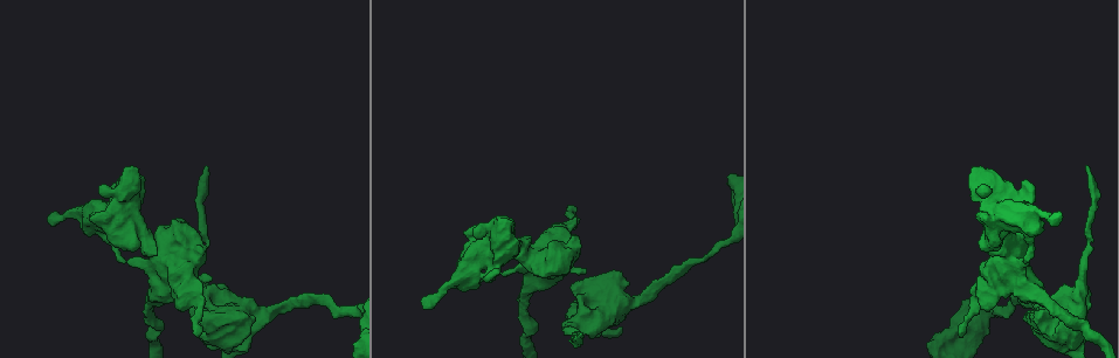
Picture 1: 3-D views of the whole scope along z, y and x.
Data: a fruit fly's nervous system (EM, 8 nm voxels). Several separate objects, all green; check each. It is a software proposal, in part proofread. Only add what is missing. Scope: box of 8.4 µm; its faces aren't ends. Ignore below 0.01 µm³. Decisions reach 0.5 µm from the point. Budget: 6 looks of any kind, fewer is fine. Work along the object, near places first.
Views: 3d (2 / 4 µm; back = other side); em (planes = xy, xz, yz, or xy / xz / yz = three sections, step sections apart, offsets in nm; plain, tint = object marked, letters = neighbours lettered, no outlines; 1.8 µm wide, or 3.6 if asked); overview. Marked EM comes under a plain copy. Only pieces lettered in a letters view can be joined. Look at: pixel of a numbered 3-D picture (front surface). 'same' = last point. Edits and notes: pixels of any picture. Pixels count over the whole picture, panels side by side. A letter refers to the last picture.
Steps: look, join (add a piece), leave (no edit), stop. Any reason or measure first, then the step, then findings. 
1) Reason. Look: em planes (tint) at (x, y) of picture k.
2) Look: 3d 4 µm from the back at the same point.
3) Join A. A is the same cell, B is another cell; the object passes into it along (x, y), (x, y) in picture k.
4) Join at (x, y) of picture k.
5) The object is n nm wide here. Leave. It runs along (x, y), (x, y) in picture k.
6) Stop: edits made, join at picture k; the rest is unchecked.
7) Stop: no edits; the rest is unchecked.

Sudden change in width. Look: 3d 4 µm from the back at (119, 252) of picture 1.

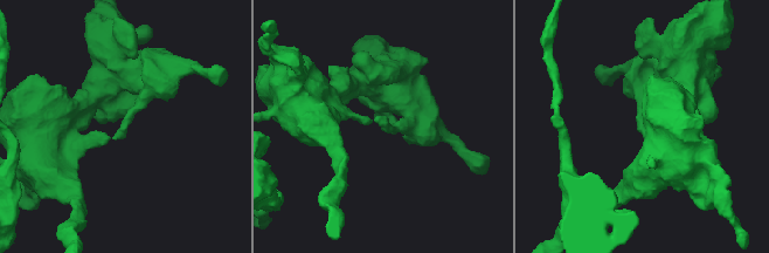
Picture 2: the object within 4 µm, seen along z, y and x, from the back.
Need the tissue. Look: em planes (tint) at (127, 121) of picture 2.

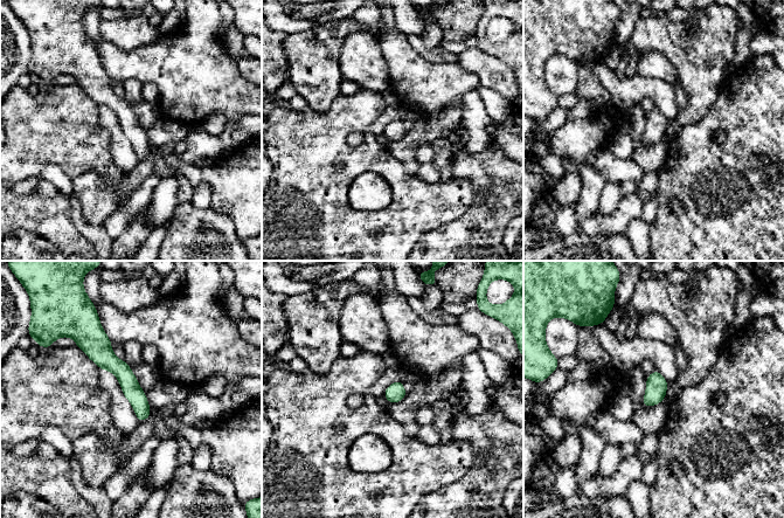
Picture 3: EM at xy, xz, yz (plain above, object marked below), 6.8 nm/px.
What lies round it. Look: em planes (letters) at the same point.

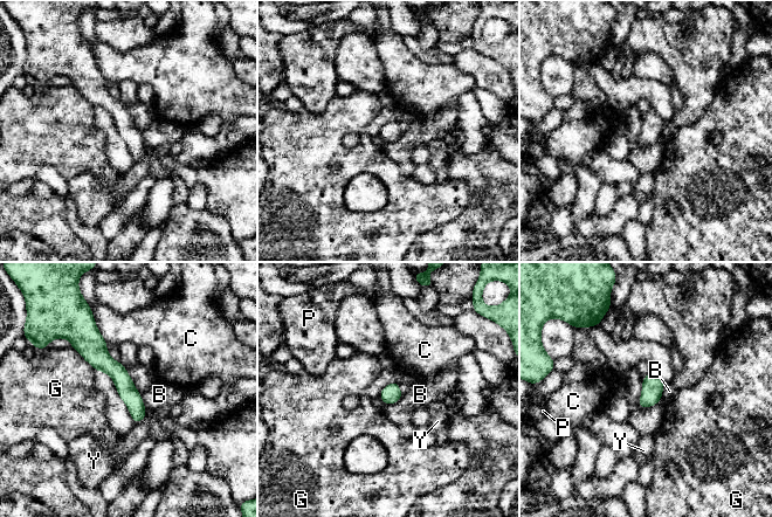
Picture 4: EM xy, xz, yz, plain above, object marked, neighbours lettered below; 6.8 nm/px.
The longest contact is with G, 260 nm. Leave. B, C, G, P and Y are other cells; a border runs along (402, 394), (395, 402), (387, 405) in picture 4; no lettered piece goes on from it.

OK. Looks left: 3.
An open end. Look: em yz step 16 (tint) at (196, 334) of picture 1.

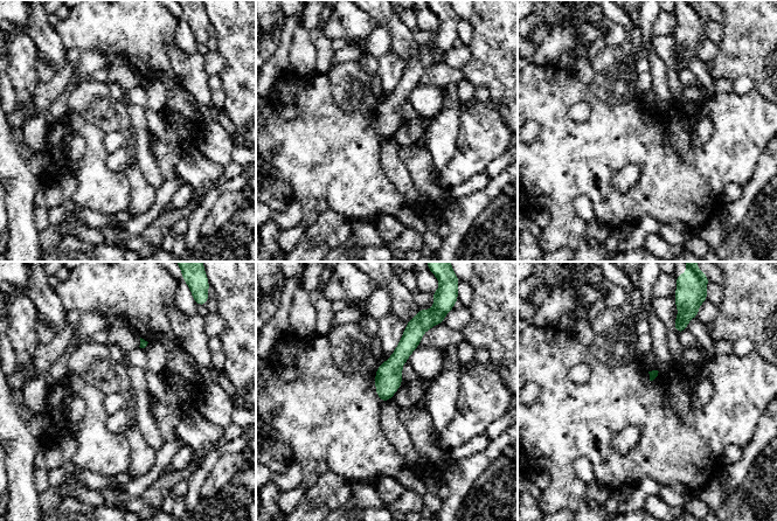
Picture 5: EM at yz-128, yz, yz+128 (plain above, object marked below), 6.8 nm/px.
Look: em planes (letters) at the same point.

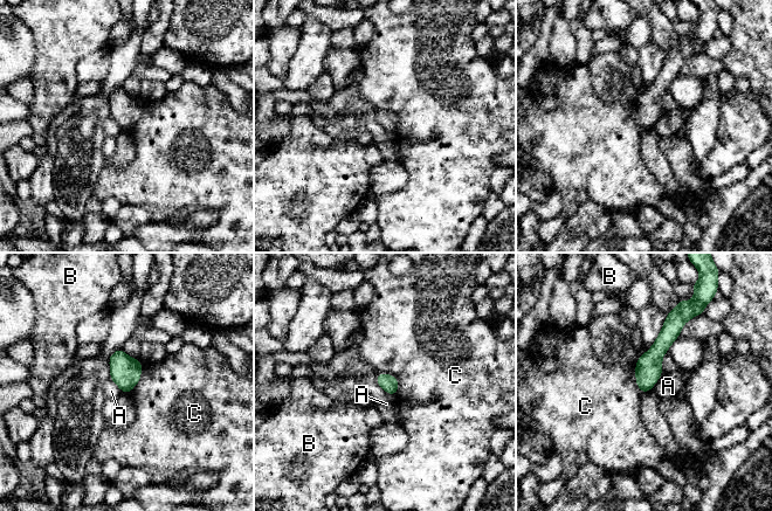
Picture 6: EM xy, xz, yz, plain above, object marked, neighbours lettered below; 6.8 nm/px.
The object is 120 nm wide here. Leave. A, B and C are other cells; a border runs along (377, 372), (377, 384), (394, 396) in picture 6; none of them fits.

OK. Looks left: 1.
Stop: no edits; the rest is unchecked.

